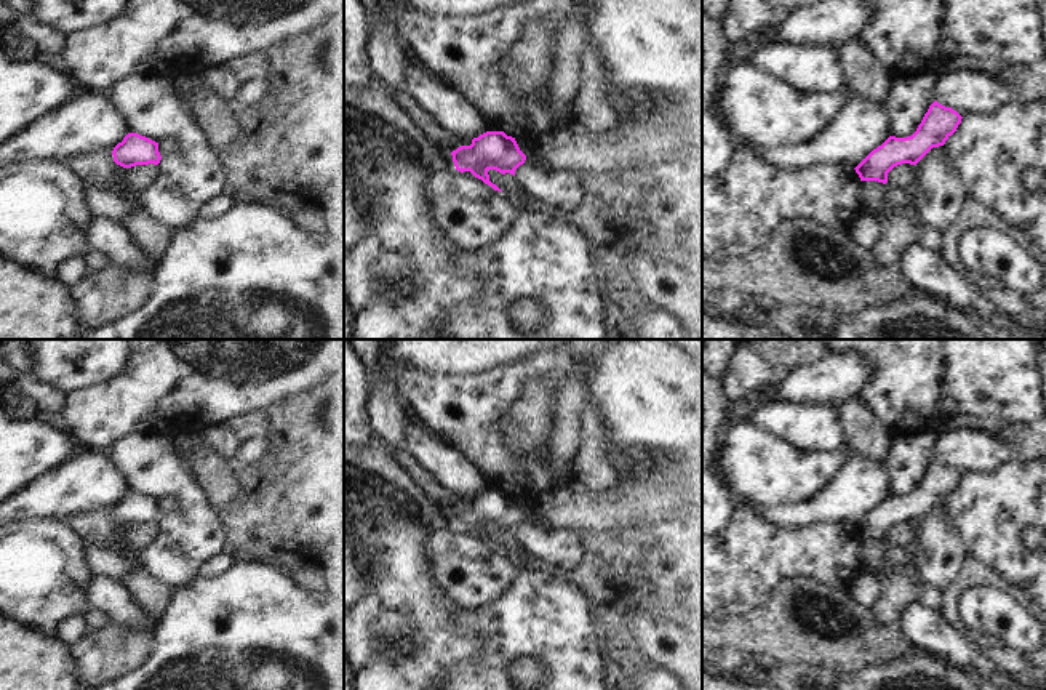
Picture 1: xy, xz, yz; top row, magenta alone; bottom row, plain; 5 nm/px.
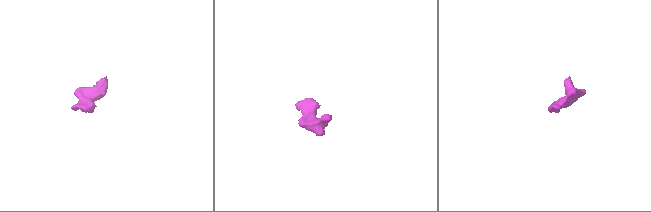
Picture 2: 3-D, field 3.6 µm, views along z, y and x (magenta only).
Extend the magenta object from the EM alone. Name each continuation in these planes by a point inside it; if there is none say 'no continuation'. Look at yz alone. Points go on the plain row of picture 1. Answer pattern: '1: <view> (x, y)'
no continuation.

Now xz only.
no continuation.

